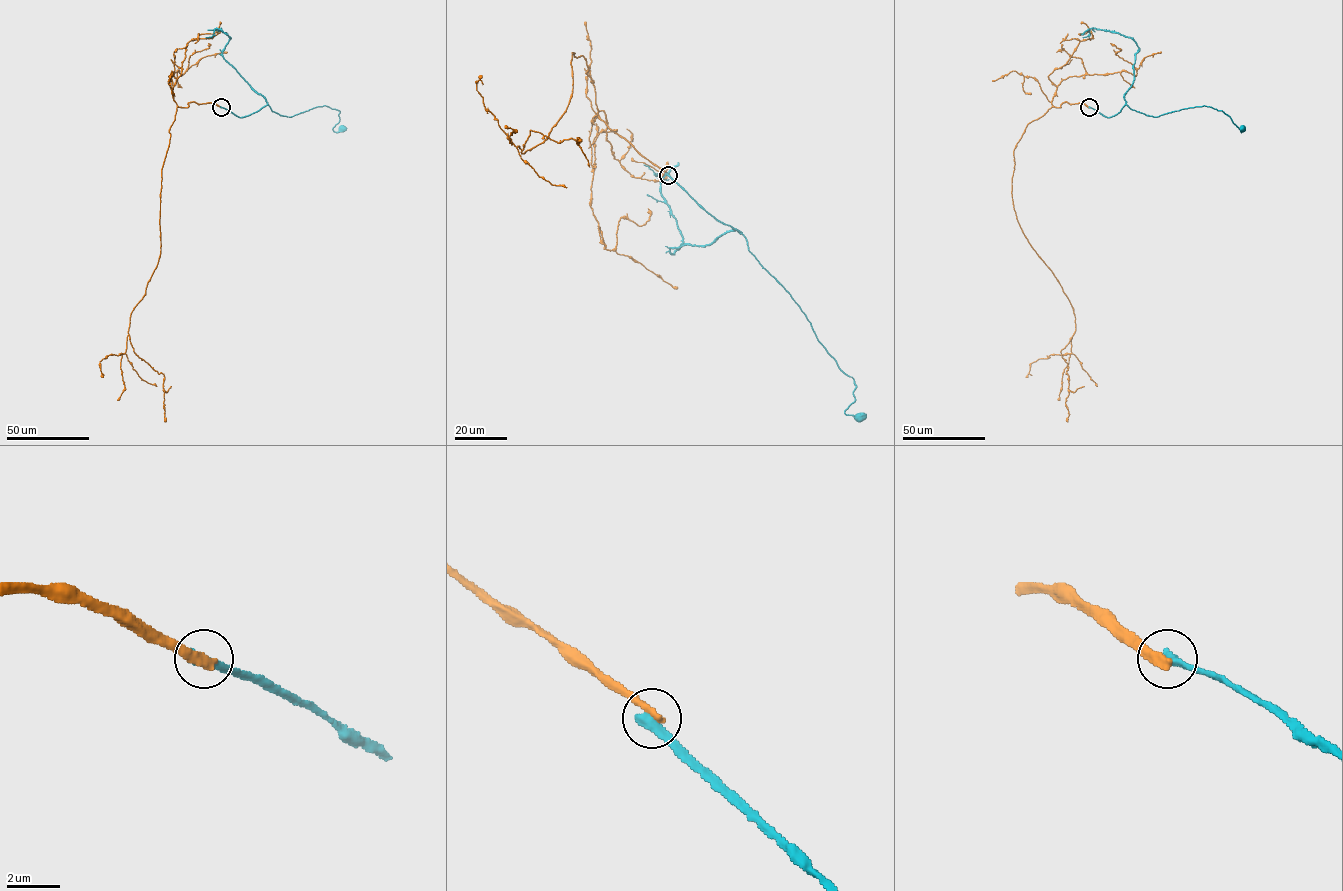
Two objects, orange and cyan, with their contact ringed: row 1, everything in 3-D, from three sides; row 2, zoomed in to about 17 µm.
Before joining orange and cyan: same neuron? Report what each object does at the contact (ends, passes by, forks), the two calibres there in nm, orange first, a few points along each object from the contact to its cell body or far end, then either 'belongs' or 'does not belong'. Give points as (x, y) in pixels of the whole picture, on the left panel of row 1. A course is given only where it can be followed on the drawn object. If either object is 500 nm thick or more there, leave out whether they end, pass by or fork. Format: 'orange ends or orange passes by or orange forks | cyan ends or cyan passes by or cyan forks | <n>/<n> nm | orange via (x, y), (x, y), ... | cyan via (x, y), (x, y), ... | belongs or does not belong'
orange ends | cyan ends | 400/460 nm | orange via (221, 107), (191, 102), (176, 108), (161, 169), (160, 253), (130, 317), (134, 352), (163, 374), (165, 422) | cyan via (221, 107), (244, 117), (268, 104), (272, 111), (289, 116), (326, 105), (340, 111), (333, 130), (342, 129) | does not belong

